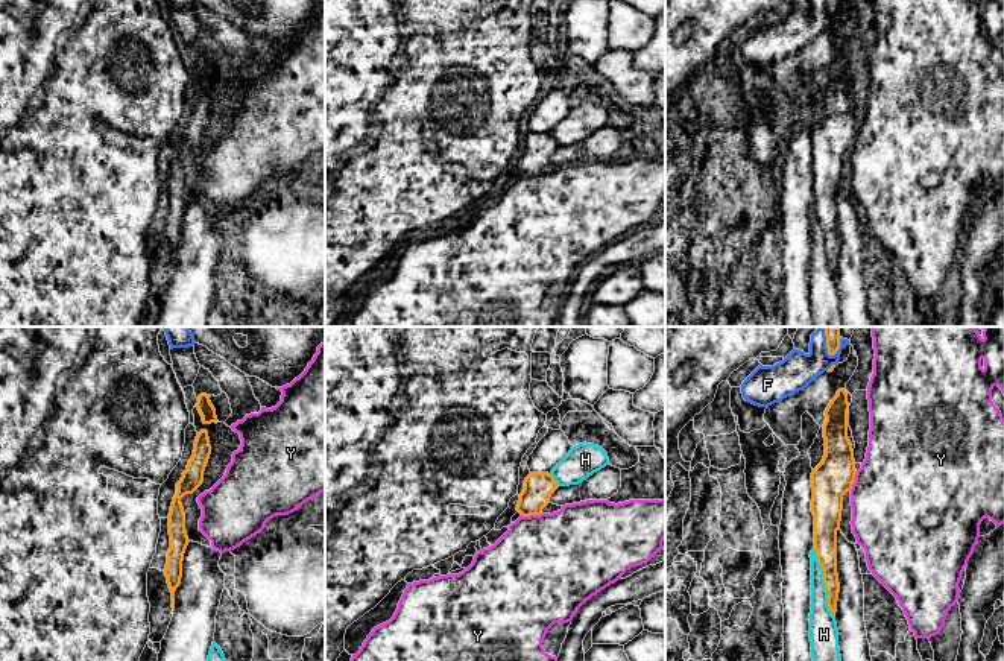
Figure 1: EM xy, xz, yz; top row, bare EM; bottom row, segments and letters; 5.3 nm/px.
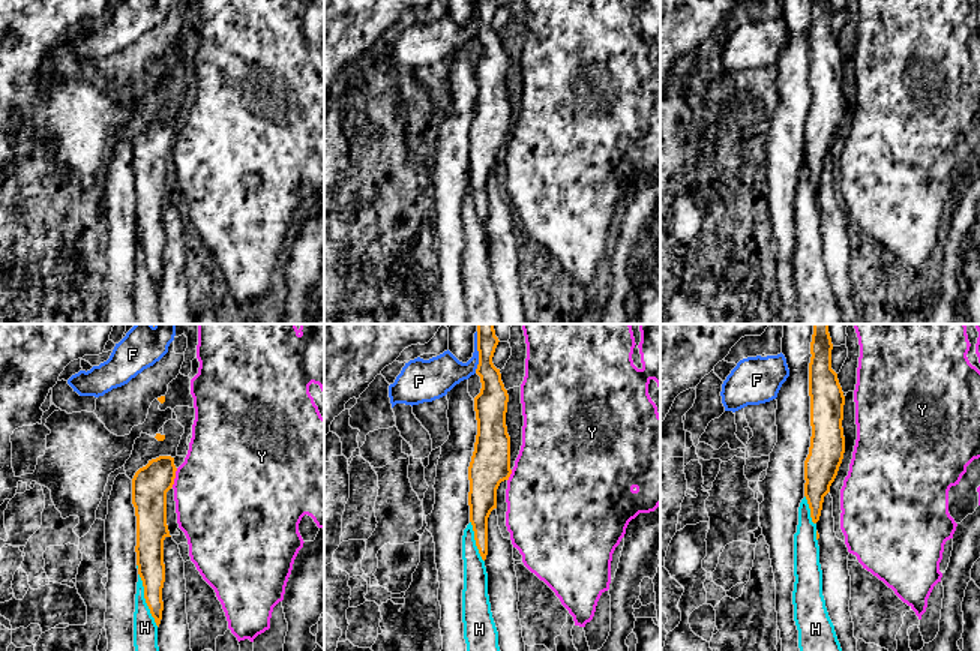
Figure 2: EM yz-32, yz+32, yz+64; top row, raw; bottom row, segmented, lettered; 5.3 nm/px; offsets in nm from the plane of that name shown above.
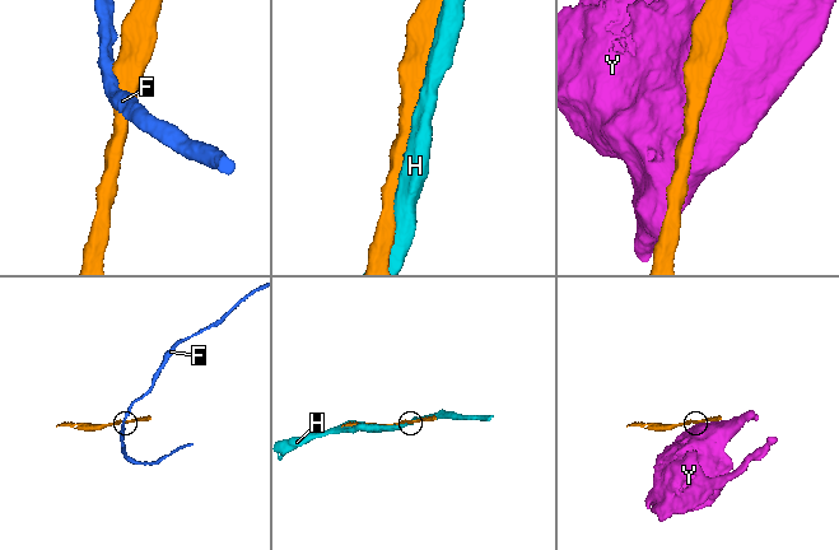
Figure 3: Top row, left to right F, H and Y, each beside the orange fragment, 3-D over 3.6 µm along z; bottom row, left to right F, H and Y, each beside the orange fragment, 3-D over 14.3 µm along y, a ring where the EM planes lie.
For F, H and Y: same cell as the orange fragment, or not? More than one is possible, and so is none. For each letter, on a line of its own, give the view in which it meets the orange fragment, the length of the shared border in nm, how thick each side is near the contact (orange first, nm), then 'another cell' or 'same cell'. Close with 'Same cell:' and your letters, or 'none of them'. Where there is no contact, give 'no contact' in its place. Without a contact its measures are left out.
F: yz | 110 nm | 70/190 nm | another cell
H: yz | 380 nm | 130/140 nm | another cell
Y: xz | 110 nm | 160/480 nm | another cell
Same cell: none of them

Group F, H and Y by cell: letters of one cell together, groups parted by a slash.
F / H / Y

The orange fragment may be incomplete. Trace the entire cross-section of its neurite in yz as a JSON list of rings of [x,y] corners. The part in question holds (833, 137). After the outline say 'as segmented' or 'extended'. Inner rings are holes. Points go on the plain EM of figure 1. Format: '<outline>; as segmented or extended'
[[[838,49],[825,70],[825,115],[811,132],[811,172],[814,175],[814,210],[823,229],[828,266],[837,272],[840,252],[837,234],[837,190],[840,188],[843,155],[855,141],[855,119],[848,97],[848,53]]]; as segmented

